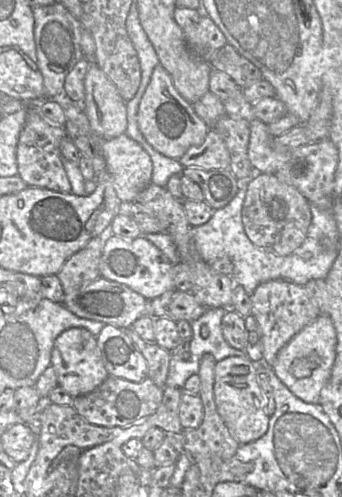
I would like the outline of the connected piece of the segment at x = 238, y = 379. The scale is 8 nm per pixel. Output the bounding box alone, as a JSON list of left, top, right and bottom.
[214,357,270,445]

